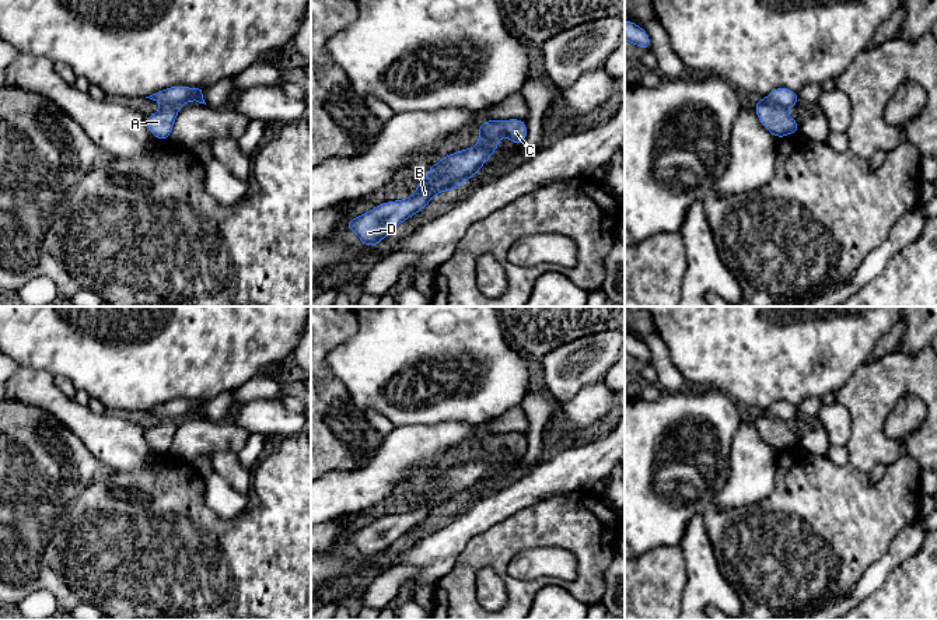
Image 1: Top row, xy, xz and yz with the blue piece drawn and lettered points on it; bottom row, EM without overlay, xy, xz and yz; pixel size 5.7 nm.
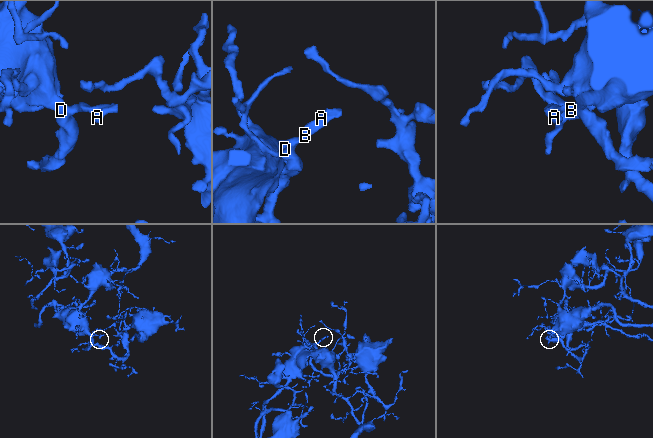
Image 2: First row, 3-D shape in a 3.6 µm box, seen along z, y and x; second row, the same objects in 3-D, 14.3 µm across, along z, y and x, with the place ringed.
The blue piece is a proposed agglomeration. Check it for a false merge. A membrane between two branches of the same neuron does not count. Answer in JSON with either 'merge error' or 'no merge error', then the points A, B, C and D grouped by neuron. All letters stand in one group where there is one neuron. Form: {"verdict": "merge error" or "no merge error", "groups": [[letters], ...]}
{"verdict": "no merge error", "groups": [["A", "B", "C", "D"]]}

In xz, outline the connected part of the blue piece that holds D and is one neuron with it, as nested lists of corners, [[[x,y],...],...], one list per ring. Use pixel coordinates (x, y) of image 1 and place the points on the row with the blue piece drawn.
[[[485,119],[478,132],[479,143],[475,147],[448,154],[431,165],[410,197],[382,203],[359,217],[349,218],[346,230],[353,231],[364,246],[378,246],[382,238],[388,238],[396,225],[422,211],[436,195],[454,190],[475,176],[499,150],[497,141],[503,136],[520,147],[527,139],[528,129],[527,122],[521,119],[500,122]]]

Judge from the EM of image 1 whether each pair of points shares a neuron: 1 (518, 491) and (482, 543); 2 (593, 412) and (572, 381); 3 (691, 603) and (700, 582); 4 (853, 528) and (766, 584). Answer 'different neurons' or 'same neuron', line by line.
1: different neurons
2: different neurons
3: same neuron
4: same neuron

